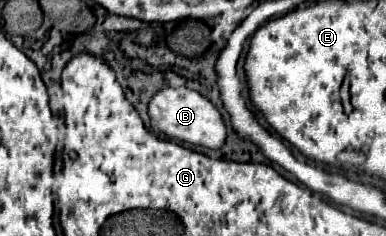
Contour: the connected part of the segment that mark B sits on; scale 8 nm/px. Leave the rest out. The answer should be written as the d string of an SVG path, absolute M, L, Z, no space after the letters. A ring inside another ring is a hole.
M184 86L182 88L162 88L150 100L150 118L152 118L152 128L158 134L170 140L192 144L192 146L204 146L204 148L216 150L216 148L222 148L228 136L220 110L206 96L190 88L184 88Z

